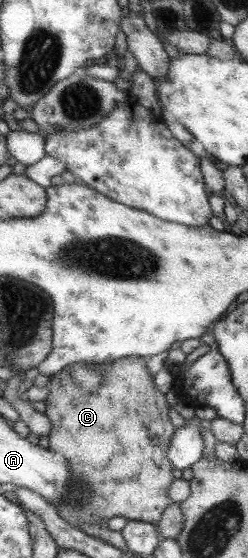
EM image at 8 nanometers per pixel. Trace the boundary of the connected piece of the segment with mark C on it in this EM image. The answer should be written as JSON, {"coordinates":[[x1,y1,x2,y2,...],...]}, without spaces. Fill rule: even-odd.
{"coordinates":[[129,357,116,363,101,366,105,380,97,392,83,390,73,376,71,368,55,375,50,383,51,392,47,401,47,416,52,419,54,428,50,436,50,448,69,457,73,469,73,484,66,499,56,504,59,512,70,524,103,524,116,516,124,516,128,521,146,521,153,525,162,518,164,509,172,504,169,496,173,486,173,464,168,460,168,446,173,440,174,426,170,422,170,406,154,388,155,378,150,376,144,358]]}

